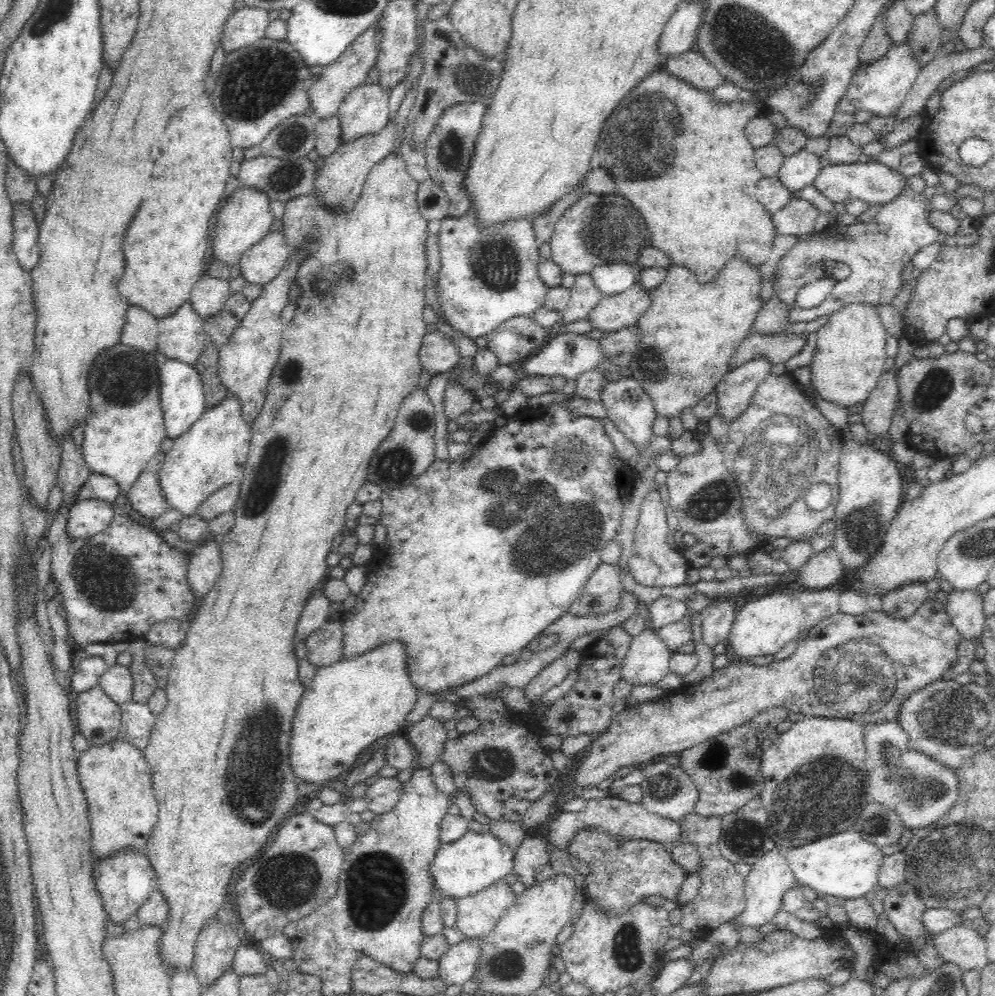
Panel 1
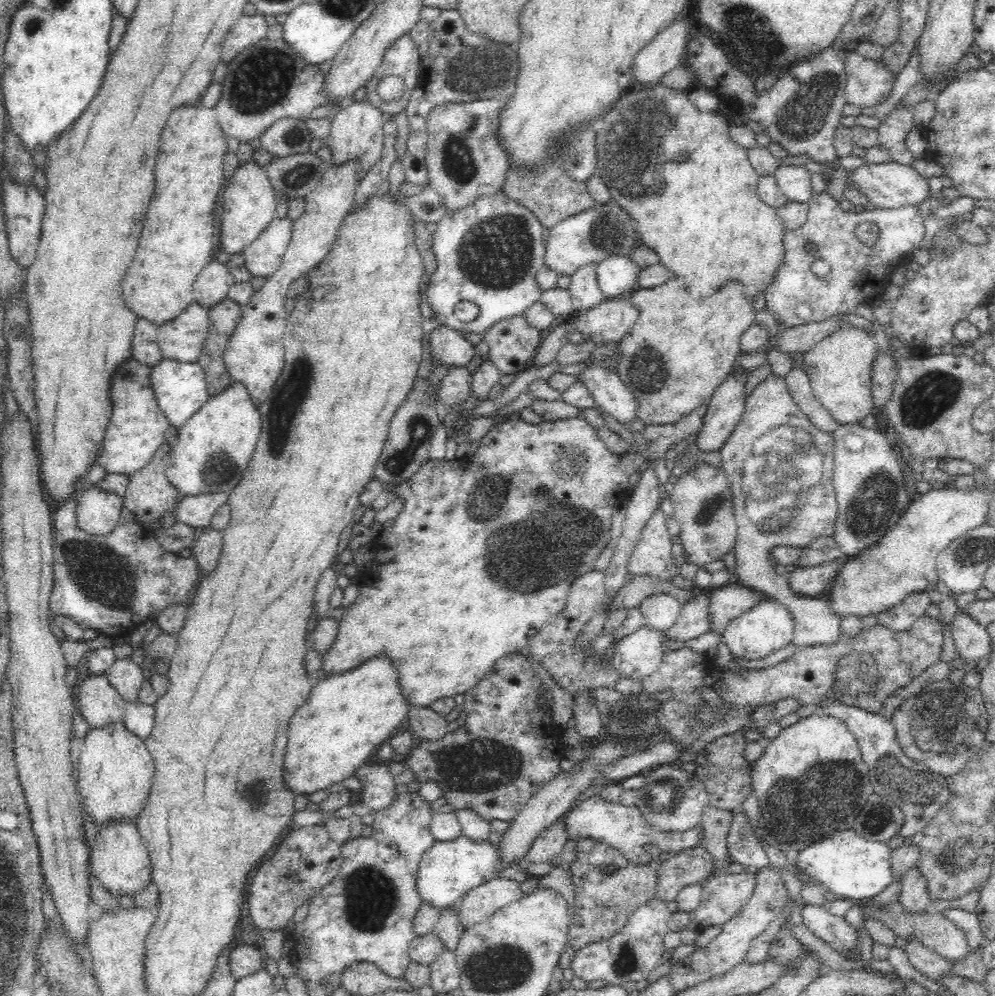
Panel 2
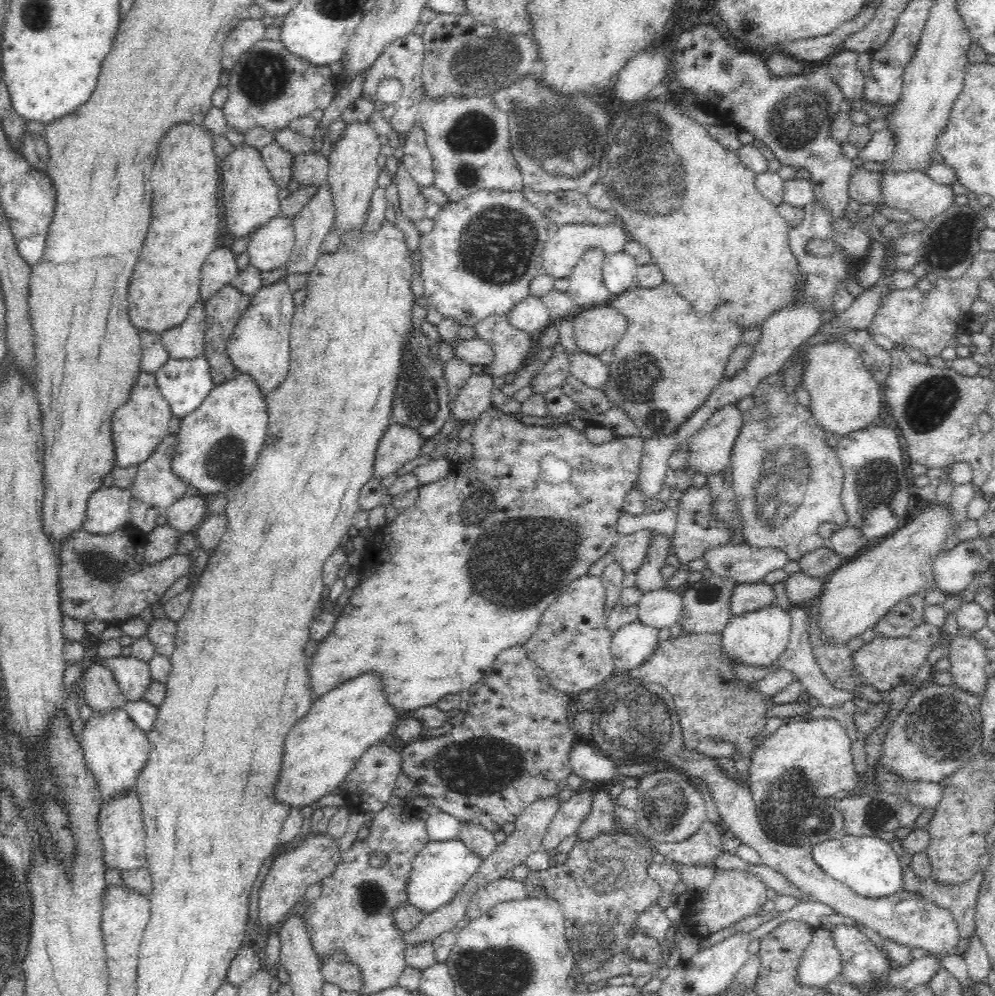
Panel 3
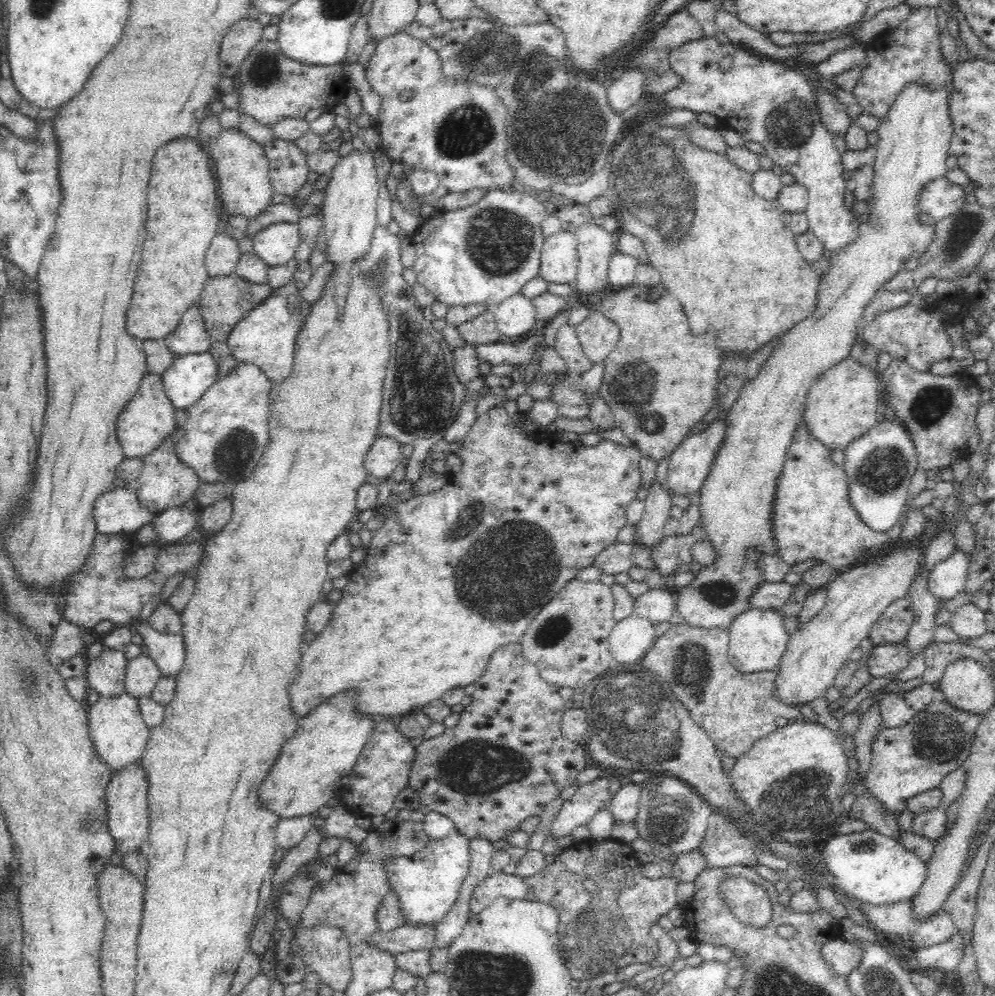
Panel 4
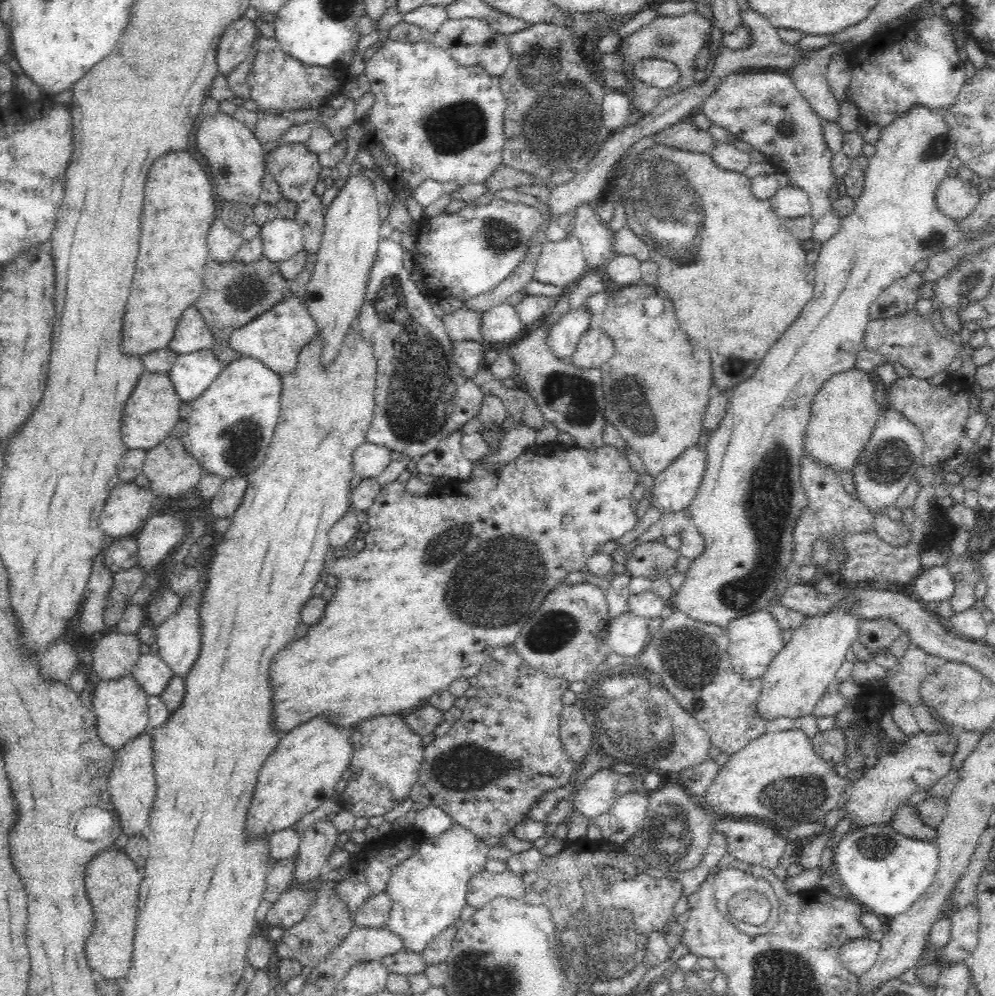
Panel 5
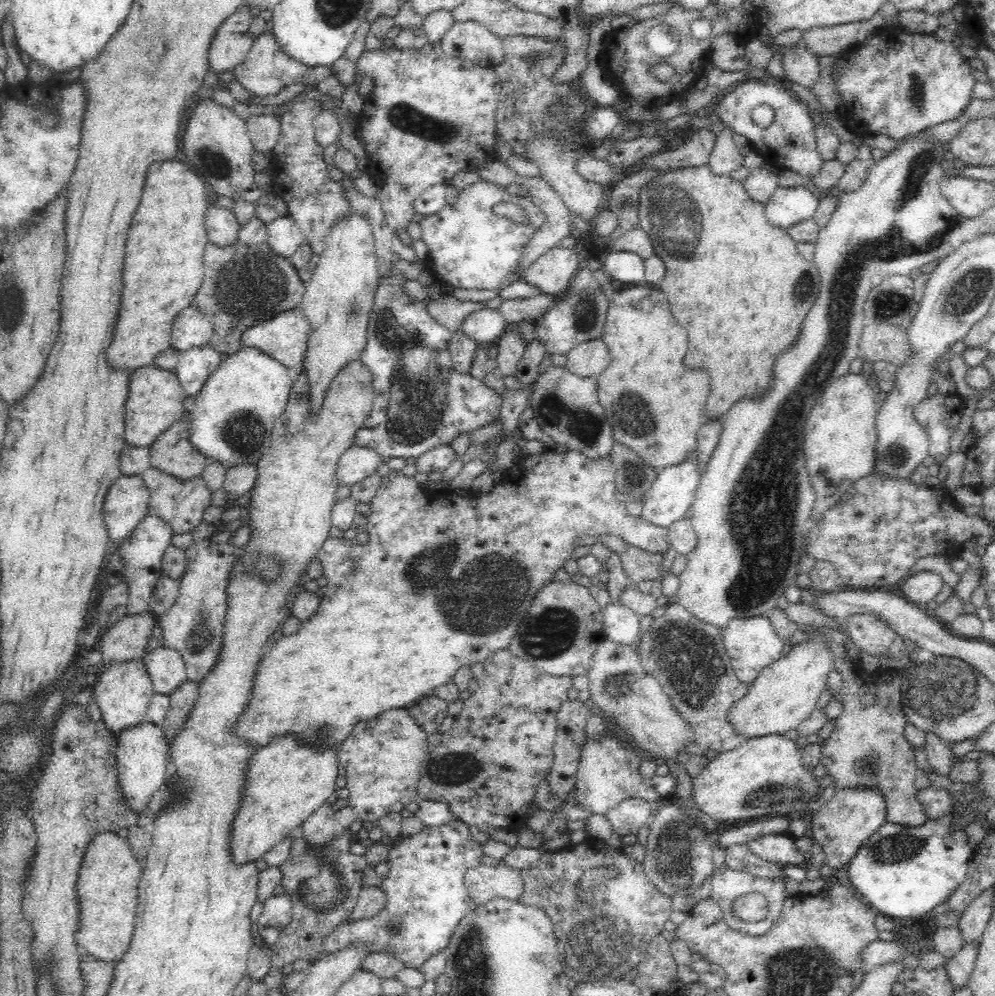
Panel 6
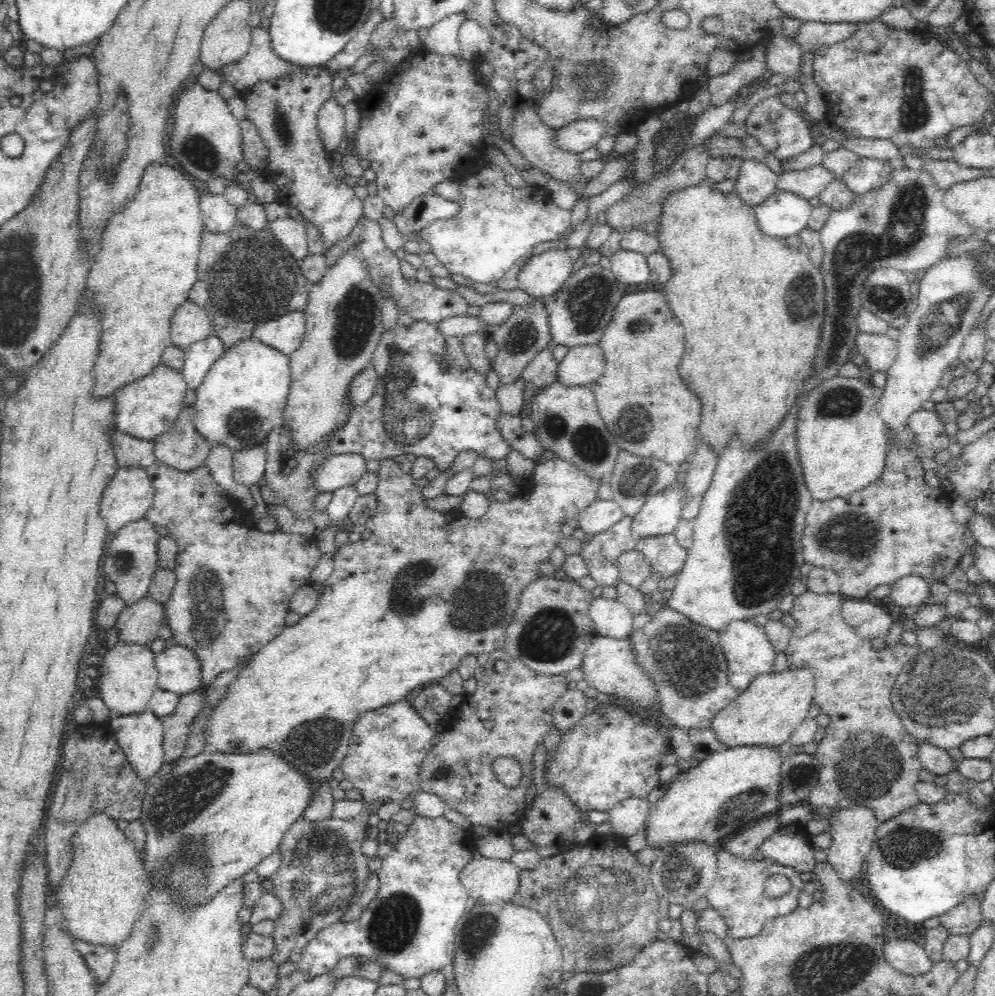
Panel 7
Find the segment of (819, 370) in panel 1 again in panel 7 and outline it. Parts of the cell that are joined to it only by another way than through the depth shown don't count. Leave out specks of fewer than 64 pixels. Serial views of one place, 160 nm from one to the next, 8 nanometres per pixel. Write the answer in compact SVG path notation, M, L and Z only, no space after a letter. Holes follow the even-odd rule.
M836 375L822 381L802 401L796 426L796 447L805 484L813 500L828 502L832 498L848 497L883 474L889 444L874 388L864 377Z

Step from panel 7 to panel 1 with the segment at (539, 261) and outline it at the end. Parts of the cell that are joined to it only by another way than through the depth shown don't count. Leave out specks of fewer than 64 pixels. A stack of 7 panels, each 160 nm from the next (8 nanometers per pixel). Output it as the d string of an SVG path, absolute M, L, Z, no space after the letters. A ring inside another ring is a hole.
M594 194L578 198L554 227L551 239L551 259L562 272L590 274L595 266L608 263L637 265L640 251L651 245L648 225L631 202L620 194Z

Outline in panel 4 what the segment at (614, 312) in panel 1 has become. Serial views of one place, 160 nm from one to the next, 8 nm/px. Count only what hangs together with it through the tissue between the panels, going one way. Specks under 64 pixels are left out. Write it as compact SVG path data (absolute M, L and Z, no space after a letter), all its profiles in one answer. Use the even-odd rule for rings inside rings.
M597 309L573 327L585 355L593 364L605 360L616 348L621 335L620 327Z

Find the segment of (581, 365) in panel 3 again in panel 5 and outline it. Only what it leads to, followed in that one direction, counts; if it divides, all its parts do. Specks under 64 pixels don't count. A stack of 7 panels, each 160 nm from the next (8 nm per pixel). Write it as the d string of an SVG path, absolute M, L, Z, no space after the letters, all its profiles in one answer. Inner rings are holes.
M584 306L576 311L569 310L564 316L561 316L550 327L546 339L554 356L557 359L571 357L576 350L582 332L594 322Z

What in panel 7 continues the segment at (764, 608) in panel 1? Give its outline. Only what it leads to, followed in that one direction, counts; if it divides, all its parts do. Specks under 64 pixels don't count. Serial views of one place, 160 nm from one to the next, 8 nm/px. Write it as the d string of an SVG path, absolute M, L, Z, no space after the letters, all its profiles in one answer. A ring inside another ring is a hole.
M732 620L726 630L719 633L719 643L723 648L728 663L729 683L741 693L759 674L772 672L777 650L766 636L763 626L758 626L750 620Z

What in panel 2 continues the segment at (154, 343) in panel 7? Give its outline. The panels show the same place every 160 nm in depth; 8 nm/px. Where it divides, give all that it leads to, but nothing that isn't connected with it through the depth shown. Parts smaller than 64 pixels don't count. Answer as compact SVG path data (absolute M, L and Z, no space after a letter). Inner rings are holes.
M178 106L170 118L168 118L168 124L166 120L166 126L164 126L164 132L162 132L162 140L158 144L158 160L160 160L160 166L156 168L156 192L154 192L154 198L148 206L148 216L146 216L146 222L144 222L144 230L142 230L142 236L140 236L140 246L136 250L136 256L132 260L132 266L128 268L128 274L122 279L122 290L124 290L124 302L126 306L134 312L136 316L141 316L150 320L155 325L164 324L173 318L176 318L188 304L194 301L193 286L196 282L196 278L202 269L212 260L212 248L214 248L214 208L216 208L216 200L218 200L218 194L222 190L222 184L225 184L226 178L224 177L224 158L228 151L228 143L226 143L225 132L218 126L216 122L216 116L212 114L212 110L204 110L200 106Z

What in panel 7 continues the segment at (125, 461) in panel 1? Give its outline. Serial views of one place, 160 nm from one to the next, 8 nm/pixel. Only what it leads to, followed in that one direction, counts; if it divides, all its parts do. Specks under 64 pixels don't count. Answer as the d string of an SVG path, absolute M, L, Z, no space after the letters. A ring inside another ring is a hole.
M162 363L156 365L156 368L153 368L152 372L148 372L146 376L140 378L140 380L136 380L136 382L130 382L130 386L124 386L124 388L114 396L114 398L116 398L115 429L139 440L156 439L160 434L167 432L179 418L180 411L186 406L183 403L186 391L186 381L180 370L170 368Z

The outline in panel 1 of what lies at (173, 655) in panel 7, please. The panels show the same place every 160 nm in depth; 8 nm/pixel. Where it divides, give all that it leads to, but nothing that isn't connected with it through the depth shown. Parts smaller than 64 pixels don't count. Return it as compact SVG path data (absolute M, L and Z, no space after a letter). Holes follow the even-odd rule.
M126 666L108 667L100 676L97 685L117 705L126 701L133 701L132 686L134 683L132 683L130 669Z

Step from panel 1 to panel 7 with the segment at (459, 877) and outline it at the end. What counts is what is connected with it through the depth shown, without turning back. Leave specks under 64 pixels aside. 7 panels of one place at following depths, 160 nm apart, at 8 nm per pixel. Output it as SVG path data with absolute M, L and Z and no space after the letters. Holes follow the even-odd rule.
M415 815L414 822L406 828L405 835L402 836L394 844L393 849L382 858L381 868L377 870L379 876L379 889L376 898L374 898L372 904L368 906L367 910L362 912L362 915L353 922L336 922L335 924L326 926L319 934L316 934L316 938L311 942L308 942L306 948L301 951L301 960L297 964L297 970L300 970L304 974L305 979L312 979L320 974L330 972L331 969L338 964L342 958L348 956L364 956L372 961L378 962L382 967L386 967L386 970L390 970L396 974L400 974L404 979L418 978L420 979L424 974L433 972L436 970L442 971L444 968L450 967L454 959L454 944L455 944L455 928L460 921L460 918L464 916L466 911L466 903L469 899L468 891L464 888L464 885L459 879L460 871L474 858L473 856L473 838L475 837L472 829L465 829L459 827L448 821L446 817L438 818L426 818L420 815Z

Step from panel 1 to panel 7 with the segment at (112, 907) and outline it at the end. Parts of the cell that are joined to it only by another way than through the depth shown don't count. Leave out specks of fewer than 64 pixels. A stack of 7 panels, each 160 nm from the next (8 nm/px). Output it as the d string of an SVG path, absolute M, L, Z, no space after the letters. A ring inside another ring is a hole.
M146 708L140 714L111 717L109 723L123 750L124 757L132 765L141 782L149 786L154 778L158 778L159 770L165 762L161 718L156 716L152 709Z

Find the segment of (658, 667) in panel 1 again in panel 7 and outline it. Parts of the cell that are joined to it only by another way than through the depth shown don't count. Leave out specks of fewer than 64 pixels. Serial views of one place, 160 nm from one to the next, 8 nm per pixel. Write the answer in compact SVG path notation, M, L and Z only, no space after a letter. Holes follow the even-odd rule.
M615 598L593 599L589 615L597 633L614 639L628 639L632 632L633 614Z

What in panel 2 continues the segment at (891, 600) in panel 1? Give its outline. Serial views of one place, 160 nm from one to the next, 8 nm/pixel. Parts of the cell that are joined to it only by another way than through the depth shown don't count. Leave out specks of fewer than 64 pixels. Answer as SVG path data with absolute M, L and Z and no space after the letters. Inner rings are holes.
M926 591L908 594L898 604L878 613L879 623L892 630L906 630L922 614L927 614L926 609L930 604L930 596Z

